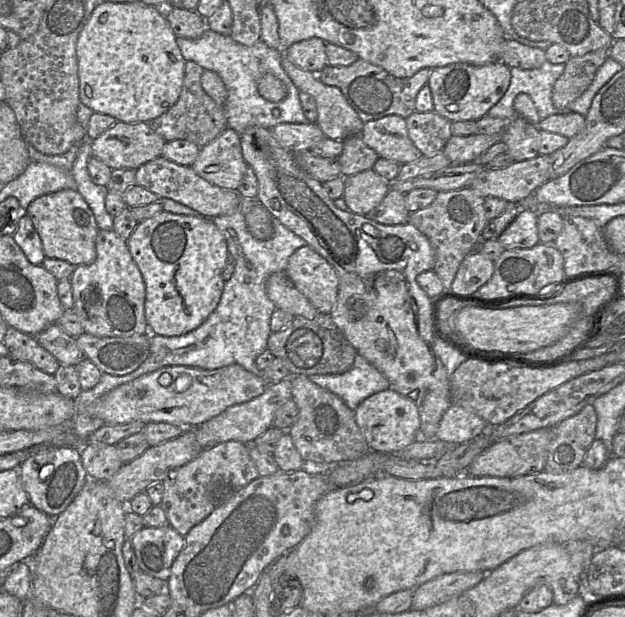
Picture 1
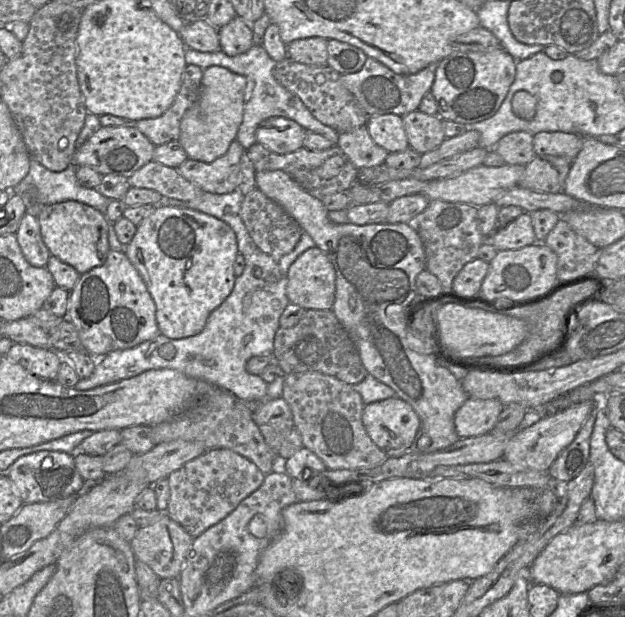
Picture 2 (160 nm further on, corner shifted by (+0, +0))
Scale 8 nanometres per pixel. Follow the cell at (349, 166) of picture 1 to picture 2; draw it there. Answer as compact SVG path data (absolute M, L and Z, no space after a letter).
M286 57L277 62L273 75L279 84L300 98L318 121L339 133L337 146L358 170L384 164L389 152L371 138L366 127L369 116L355 96L341 83L338 71L328 65L307 65Z

